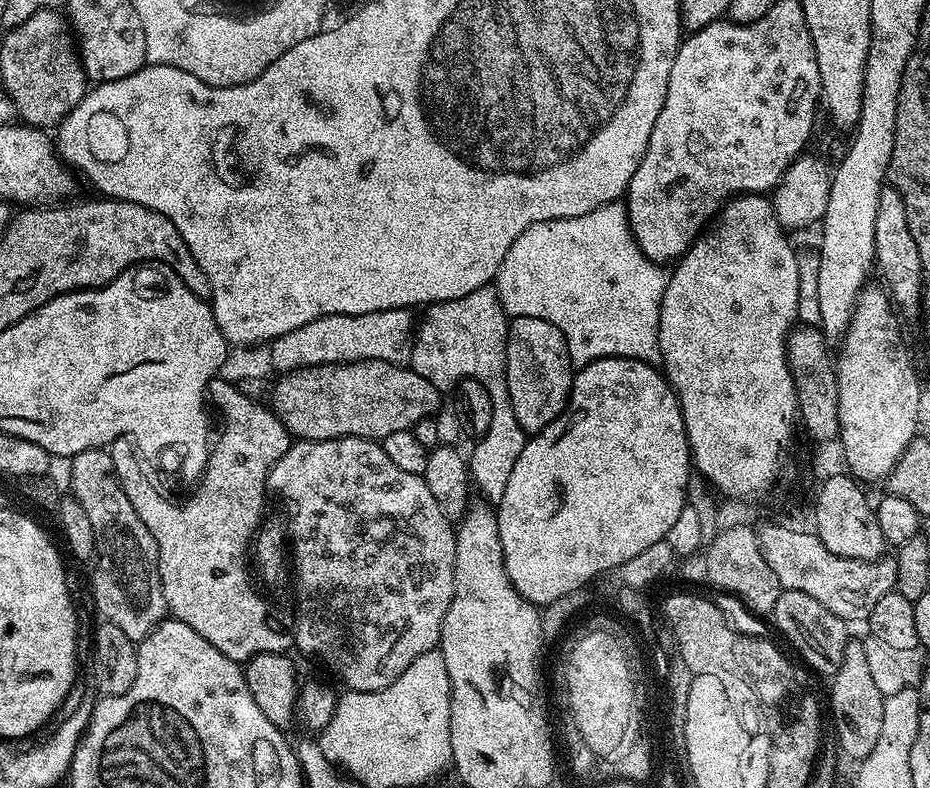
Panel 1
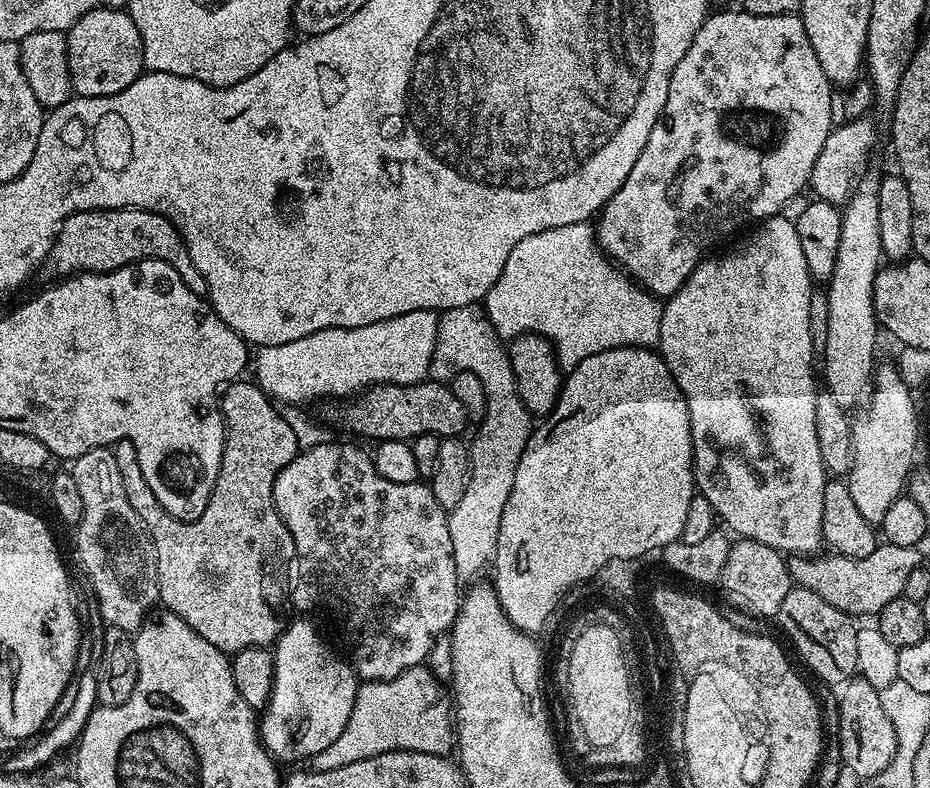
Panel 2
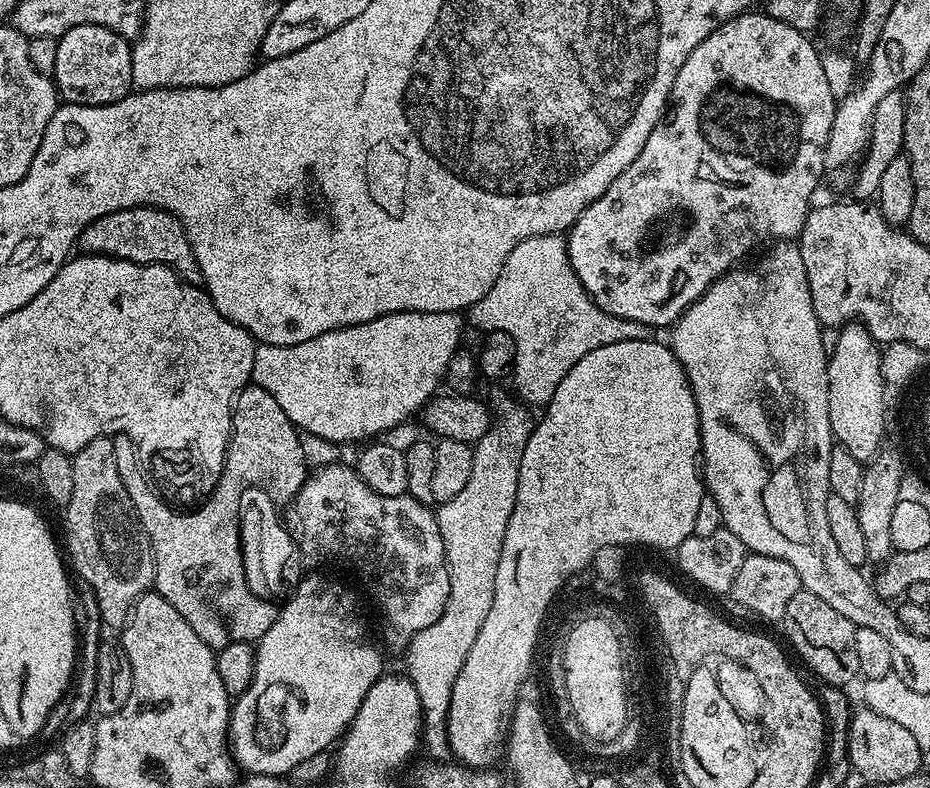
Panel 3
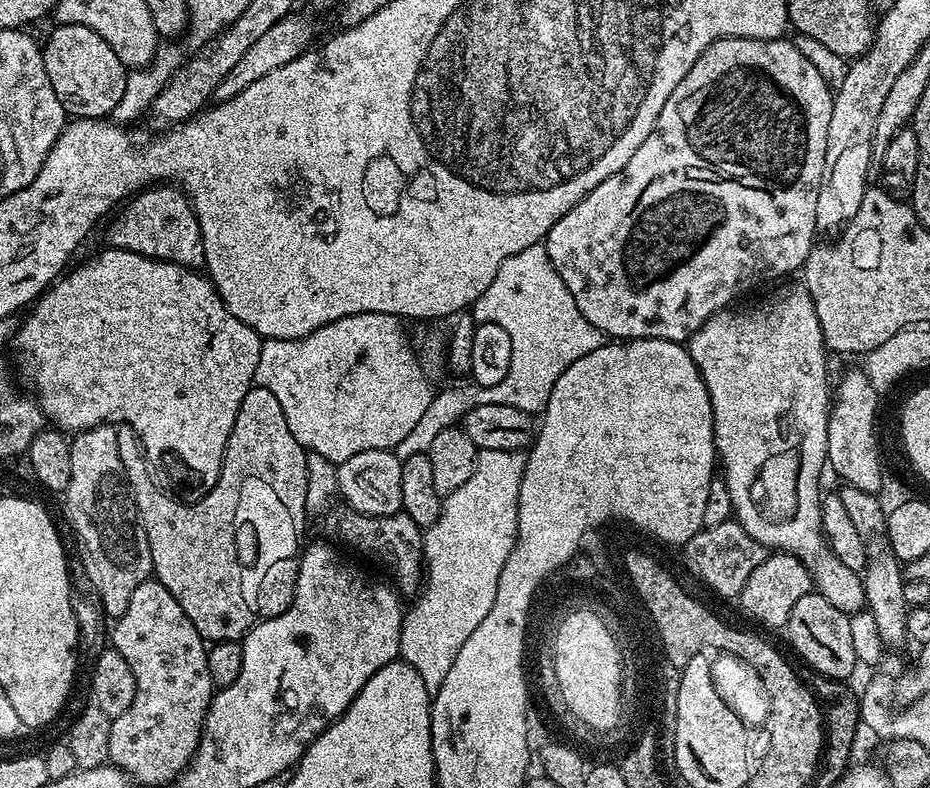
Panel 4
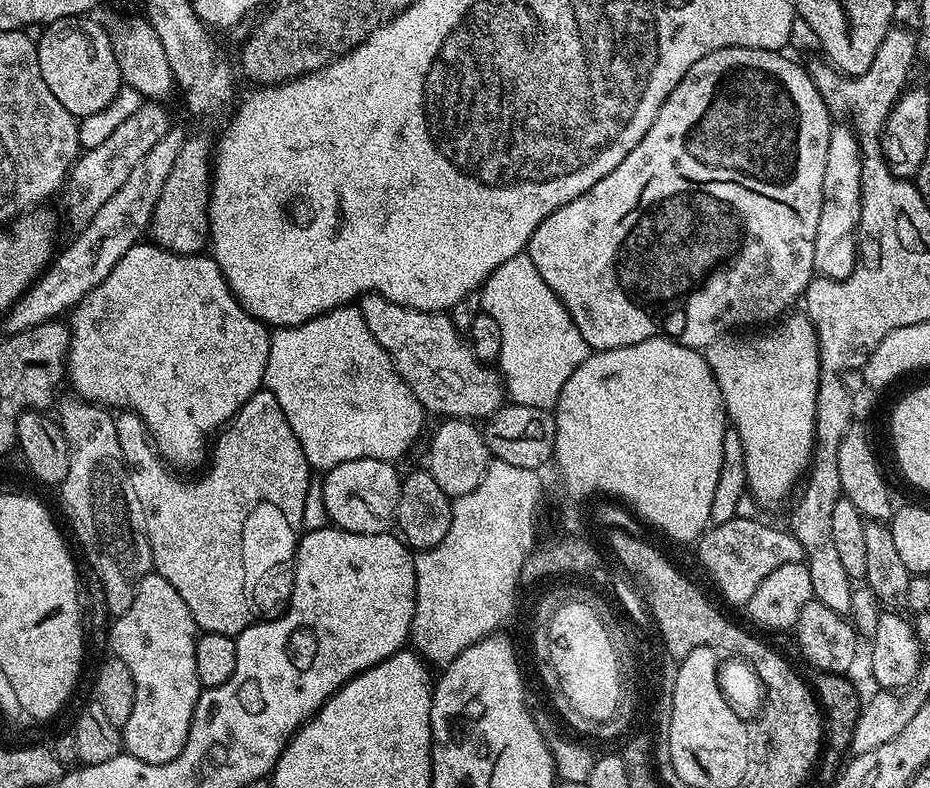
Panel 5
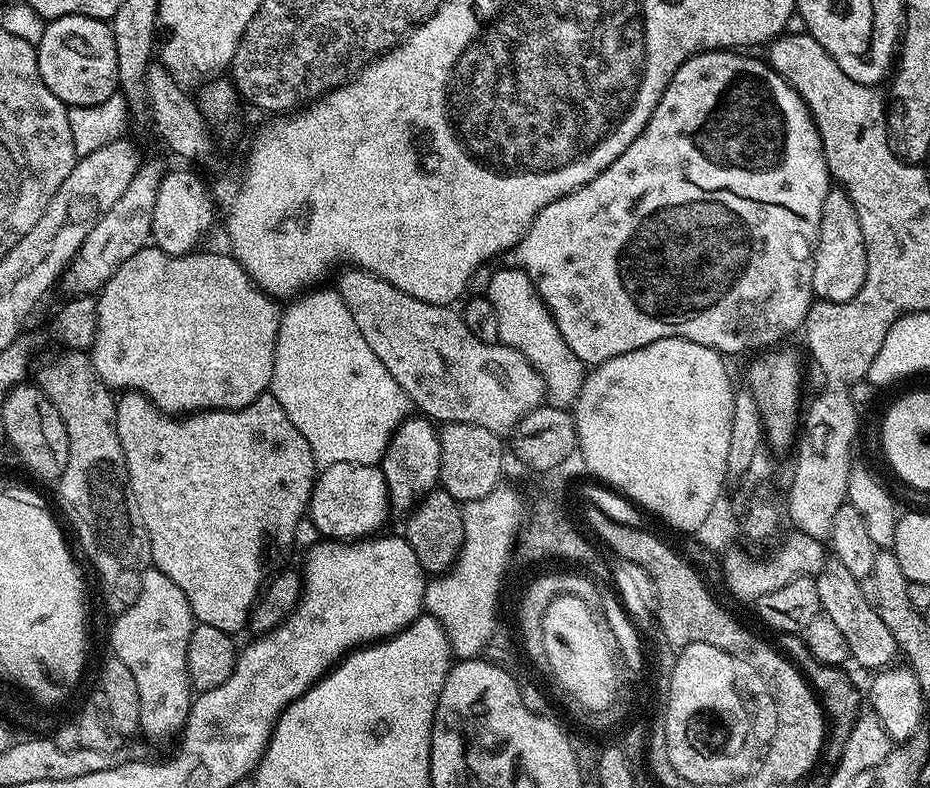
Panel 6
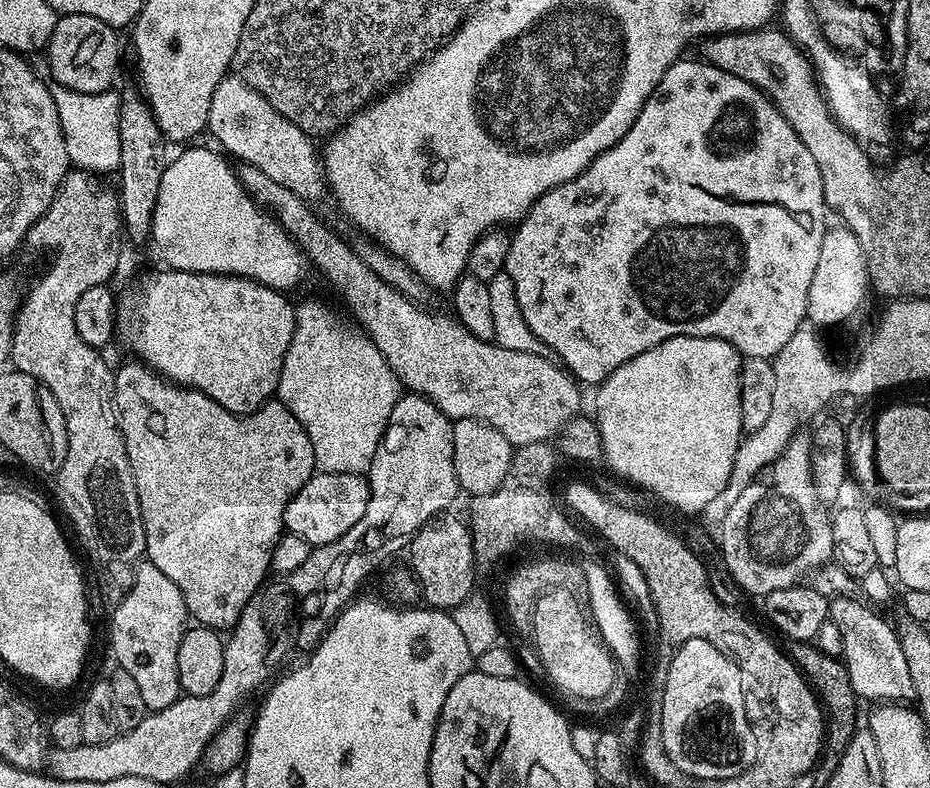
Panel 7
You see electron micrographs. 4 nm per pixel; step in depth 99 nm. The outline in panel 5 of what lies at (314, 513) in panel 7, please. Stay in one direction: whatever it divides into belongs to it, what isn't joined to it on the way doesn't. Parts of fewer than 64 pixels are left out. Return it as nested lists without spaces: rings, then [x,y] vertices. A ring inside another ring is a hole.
[[[354,458],[350,462],[342,462],[338,466],[327,469],[328,476],[322,481],[326,514],[335,527],[358,534],[378,534],[389,531],[396,523],[398,498],[400,497],[401,473],[396,473],[397,465],[391,460],[378,458]]]

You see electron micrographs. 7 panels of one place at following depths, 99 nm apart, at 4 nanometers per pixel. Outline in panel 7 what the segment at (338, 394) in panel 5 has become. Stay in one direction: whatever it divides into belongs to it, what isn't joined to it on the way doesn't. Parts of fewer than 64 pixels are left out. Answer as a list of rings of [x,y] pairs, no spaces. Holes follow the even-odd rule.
[[[304,300],[295,305],[295,310],[294,338],[290,338],[290,350],[286,350],[286,358],[282,362],[276,396],[290,410],[290,414],[302,422],[302,430],[306,430],[310,438],[310,446],[314,446],[319,471],[334,474],[367,473],[370,462],[374,462],[378,442],[390,422],[390,414],[402,395],[400,380],[378,346],[374,346],[367,335],[359,331],[347,332],[318,301]]]

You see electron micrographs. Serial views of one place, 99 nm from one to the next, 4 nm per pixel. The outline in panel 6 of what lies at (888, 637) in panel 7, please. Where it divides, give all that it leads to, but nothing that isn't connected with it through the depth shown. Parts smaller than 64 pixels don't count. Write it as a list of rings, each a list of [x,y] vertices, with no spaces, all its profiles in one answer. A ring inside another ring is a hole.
[[[835,558],[829,559],[814,579],[818,586],[820,611],[830,618],[830,622],[838,625],[838,630],[846,637],[849,657],[853,661],[857,660],[864,668],[872,668],[871,670],[889,667],[895,661],[892,659],[897,659],[898,656],[894,634],[890,634],[890,629],[883,624],[882,618],[878,618],[875,603],[862,594],[860,581]]]

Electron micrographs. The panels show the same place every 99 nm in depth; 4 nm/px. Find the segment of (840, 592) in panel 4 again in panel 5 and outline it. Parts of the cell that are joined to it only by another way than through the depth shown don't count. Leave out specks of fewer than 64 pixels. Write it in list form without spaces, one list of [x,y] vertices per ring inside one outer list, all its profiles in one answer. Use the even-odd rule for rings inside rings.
[[[785,315],[767,330],[757,331],[760,332],[757,336],[725,334],[706,349],[706,359],[718,382],[731,427],[738,438],[742,438],[748,492],[751,499],[753,496],[760,504],[780,504],[788,495],[791,497],[803,481],[812,459],[814,410],[820,385],[820,343],[816,327],[808,321],[807,315],[792,315]]]

